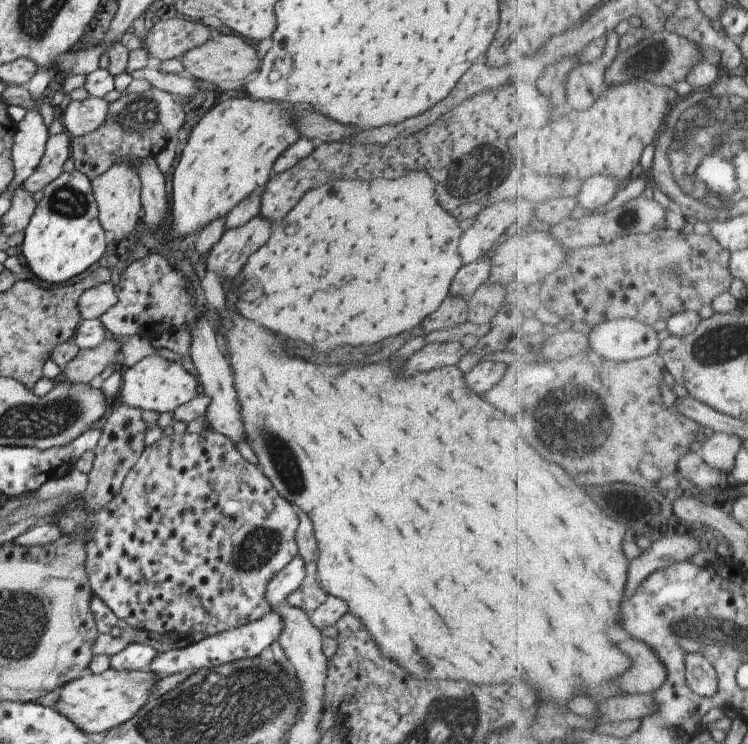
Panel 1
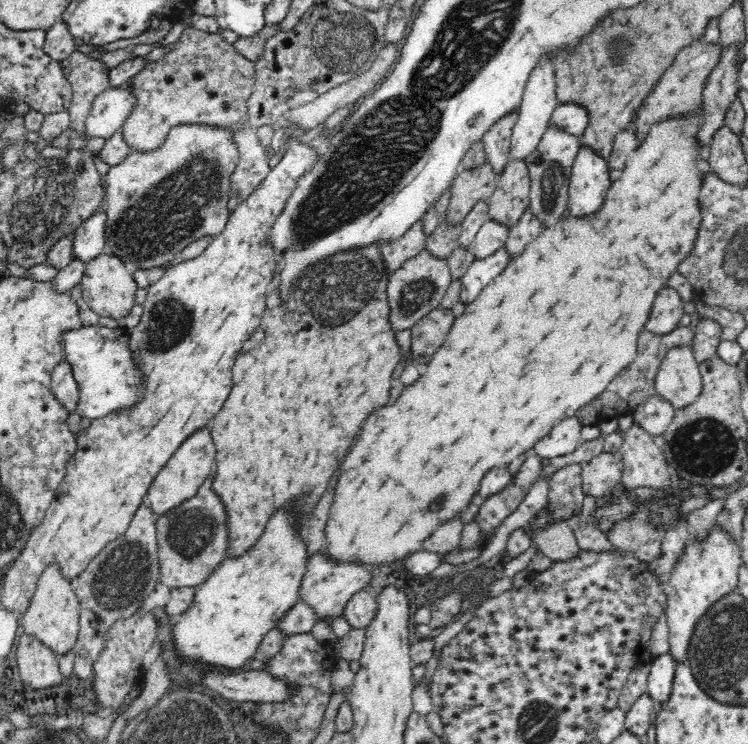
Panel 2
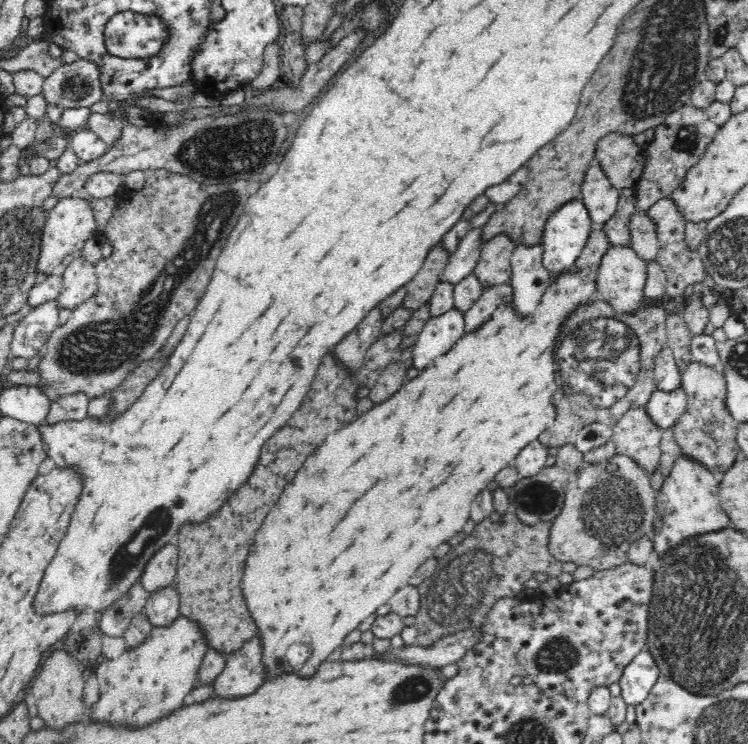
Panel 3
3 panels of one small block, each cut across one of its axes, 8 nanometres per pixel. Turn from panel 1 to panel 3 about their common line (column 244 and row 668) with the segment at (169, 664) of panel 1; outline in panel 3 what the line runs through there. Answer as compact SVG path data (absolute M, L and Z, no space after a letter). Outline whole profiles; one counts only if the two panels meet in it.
M639 652L622 670L618 680L620 696L627 705L635 706L644 702L659 675L658 665L651 652Z

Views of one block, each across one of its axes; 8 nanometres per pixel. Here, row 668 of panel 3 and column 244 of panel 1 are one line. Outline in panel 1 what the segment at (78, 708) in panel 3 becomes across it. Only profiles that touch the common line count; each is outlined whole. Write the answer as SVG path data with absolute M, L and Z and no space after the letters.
M217 33L205 41L202 45L193 47L182 54L182 65L194 80L206 80L215 85L225 80L237 82L249 76L259 68L262 60L257 56L257 49L250 46L237 34Z

